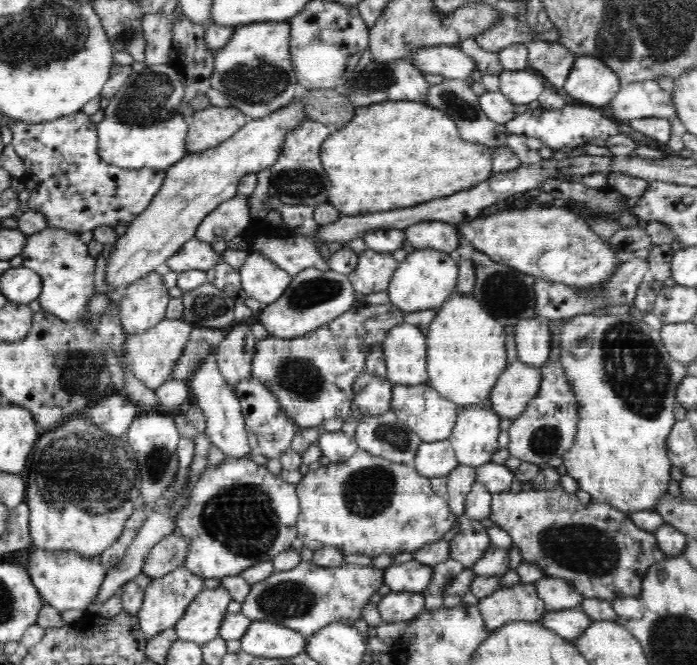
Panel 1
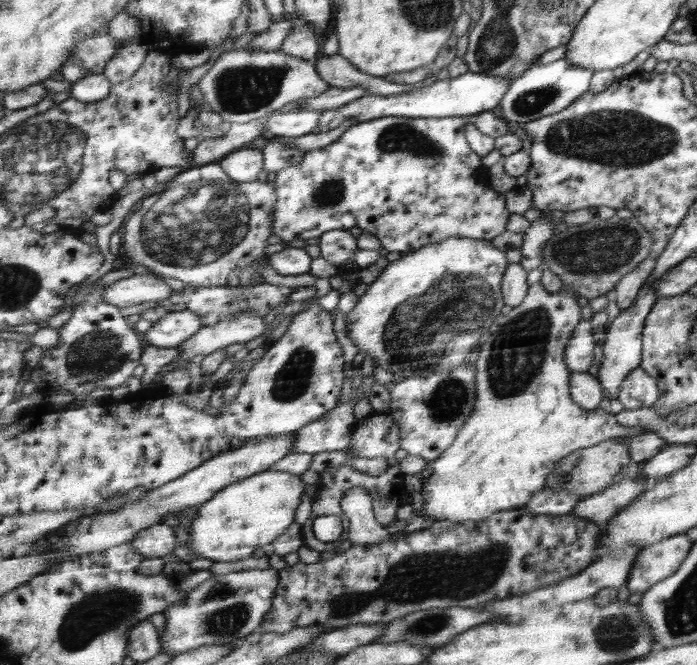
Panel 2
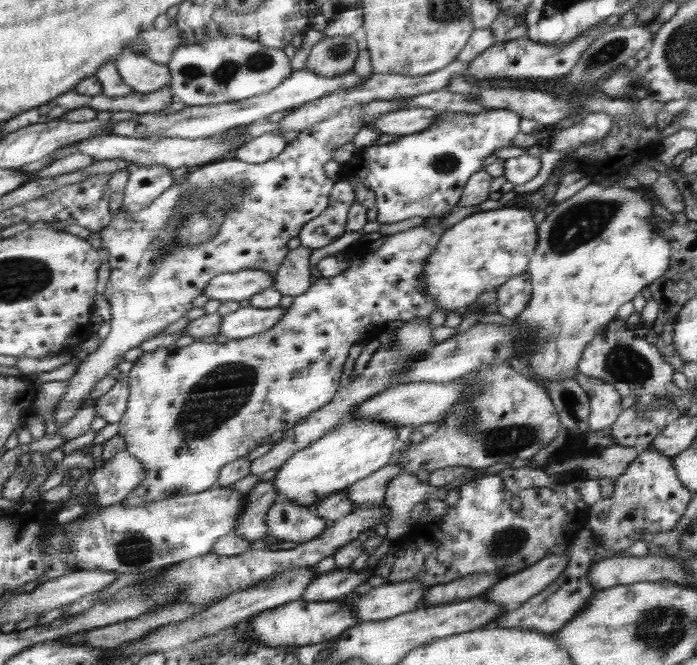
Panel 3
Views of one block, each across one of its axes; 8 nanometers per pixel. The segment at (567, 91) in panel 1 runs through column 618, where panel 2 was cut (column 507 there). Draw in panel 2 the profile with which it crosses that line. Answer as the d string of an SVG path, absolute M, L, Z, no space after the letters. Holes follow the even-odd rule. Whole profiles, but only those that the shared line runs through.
M468 71L452 80L436 80L434 84L413 90L409 93L384 96L366 94L361 98L348 102L338 108L337 114L342 118L355 118L363 123L388 116L404 116L410 118L440 118L447 116L470 116L484 111L492 111L500 101L513 80L507 76L488 76Z

